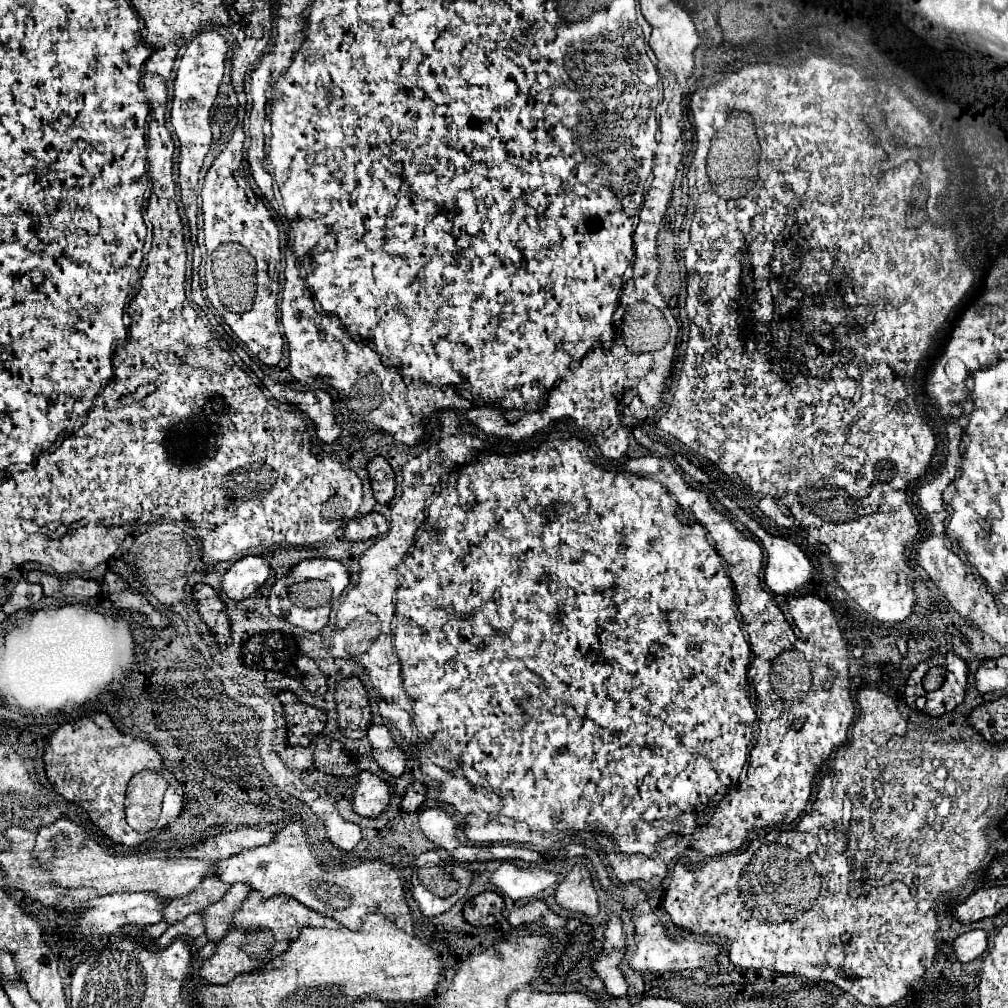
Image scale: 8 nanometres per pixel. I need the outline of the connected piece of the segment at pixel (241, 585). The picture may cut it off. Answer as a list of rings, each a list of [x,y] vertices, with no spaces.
[[[243,557],[225,573],[221,589],[229,599],[241,601],[251,597],[267,581],[269,573],[271,567],[263,557]]]

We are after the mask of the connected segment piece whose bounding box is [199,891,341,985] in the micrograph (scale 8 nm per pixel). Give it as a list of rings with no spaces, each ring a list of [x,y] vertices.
[[[251,891],[249,897],[241,903],[241,907],[235,911],[231,927],[227,935],[217,943],[215,953],[203,961],[199,975],[207,979],[209,983],[225,985],[233,981],[235,975],[253,971],[253,967],[261,967],[269,963],[275,955],[281,955],[289,943],[299,935],[303,927],[327,927],[327,929],[337,929],[341,927],[337,921],[331,917],[325,917],[299,901],[293,901],[293,897],[271,897],[271,899],[261,899],[257,891]]]

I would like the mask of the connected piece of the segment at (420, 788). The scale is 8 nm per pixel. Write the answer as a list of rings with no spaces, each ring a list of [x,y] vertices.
[[[411,783],[407,789],[405,789],[405,795],[403,795],[403,799],[401,799],[401,803],[399,803],[399,809],[401,811],[417,811],[417,807],[421,805],[425,801],[425,785],[421,785],[421,783]]]

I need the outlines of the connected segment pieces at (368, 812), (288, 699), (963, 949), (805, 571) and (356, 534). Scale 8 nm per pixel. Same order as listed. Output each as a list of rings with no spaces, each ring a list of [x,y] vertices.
[[[369,771],[357,775],[353,793],[353,811],[363,817],[377,817],[389,803],[389,785]]]
[[[281,691],[279,701],[285,713],[285,727],[287,727],[287,743],[307,747],[315,741],[319,731],[325,727],[325,713],[301,703],[293,693]]]
[[[981,929],[967,931],[953,941],[953,949],[955,949],[955,955],[961,963],[973,961],[987,951],[987,933]]]
[[[769,537],[763,543],[767,551],[765,585],[777,595],[789,595],[803,587],[813,573],[811,561],[805,553],[783,537]]]
[[[367,513],[359,519],[349,521],[349,525],[345,527],[345,539],[349,541],[365,541],[377,535],[383,535],[389,529],[389,523],[383,515],[379,513]]]

